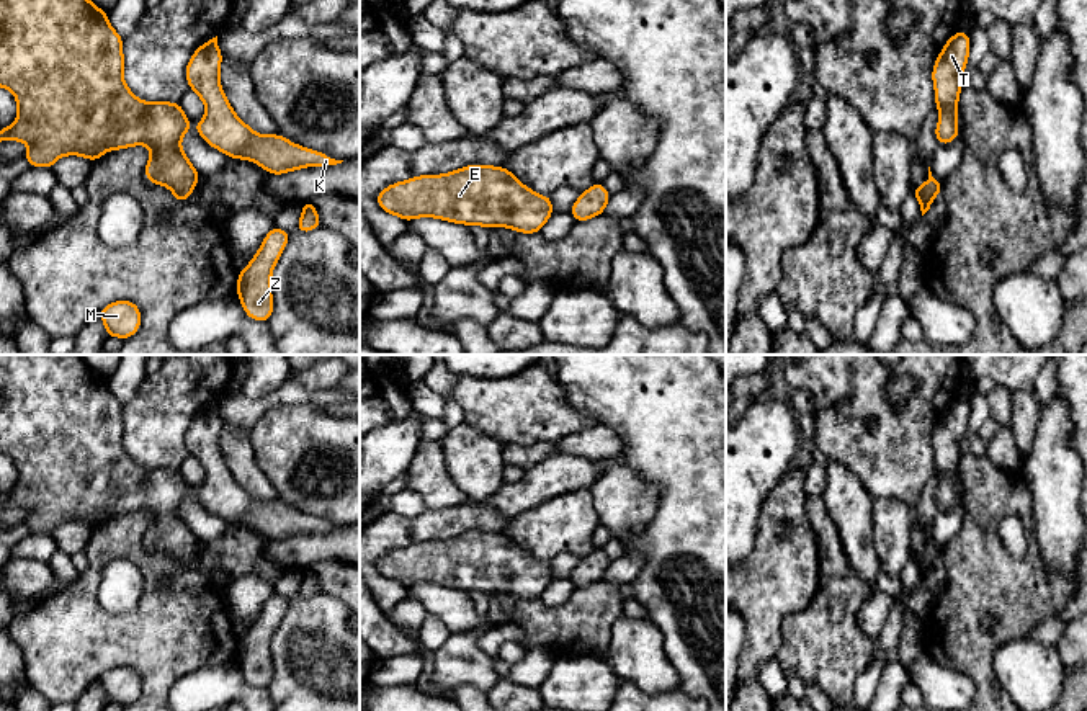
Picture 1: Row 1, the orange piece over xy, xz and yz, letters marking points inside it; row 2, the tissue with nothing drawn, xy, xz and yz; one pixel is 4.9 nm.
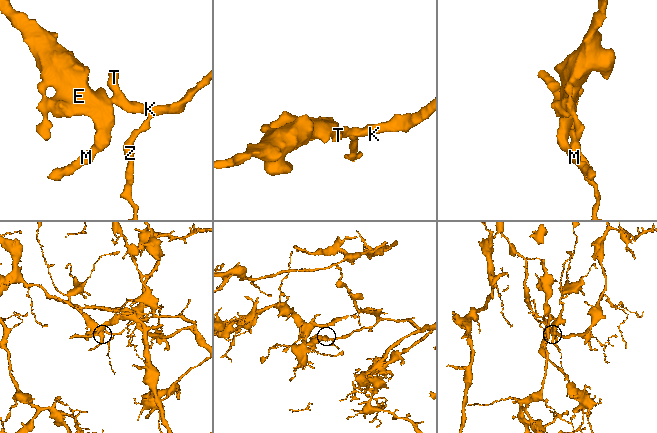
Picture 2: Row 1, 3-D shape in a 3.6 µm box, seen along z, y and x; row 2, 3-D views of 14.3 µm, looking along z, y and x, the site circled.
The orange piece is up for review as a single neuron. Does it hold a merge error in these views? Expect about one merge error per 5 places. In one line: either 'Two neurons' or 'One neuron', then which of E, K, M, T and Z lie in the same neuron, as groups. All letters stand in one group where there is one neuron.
One neuron. Groups: E K M T Z

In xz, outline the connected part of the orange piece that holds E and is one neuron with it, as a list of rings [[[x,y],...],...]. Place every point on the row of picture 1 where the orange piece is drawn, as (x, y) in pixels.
[[[466,165],[443,175],[420,175],[381,190],[378,206],[404,221],[438,217],[454,224],[510,227],[535,234],[554,214],[551,196],[526,188],[510,170]]]

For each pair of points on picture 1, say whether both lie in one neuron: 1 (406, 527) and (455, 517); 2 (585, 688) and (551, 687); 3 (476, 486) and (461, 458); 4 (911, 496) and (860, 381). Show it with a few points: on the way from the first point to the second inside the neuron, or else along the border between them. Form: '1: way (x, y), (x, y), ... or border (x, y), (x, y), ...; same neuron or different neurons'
1: way (417, 527), (443, 523); same neuron
2: way (577, 687), (559, 687); same neuron
3: way (476, 479), (476, 471), (468, 463); same neuron
4: way (898, 468), (894, 460), (860, 425), (860, 409); same neuron

